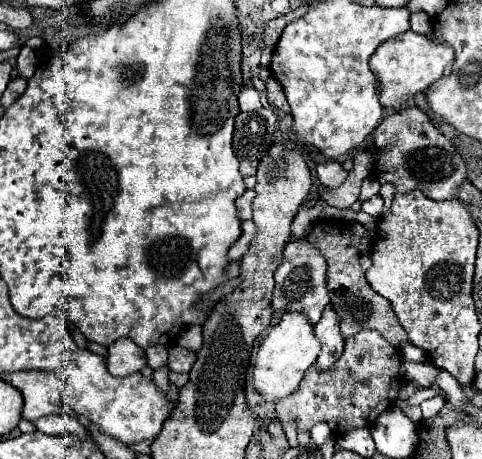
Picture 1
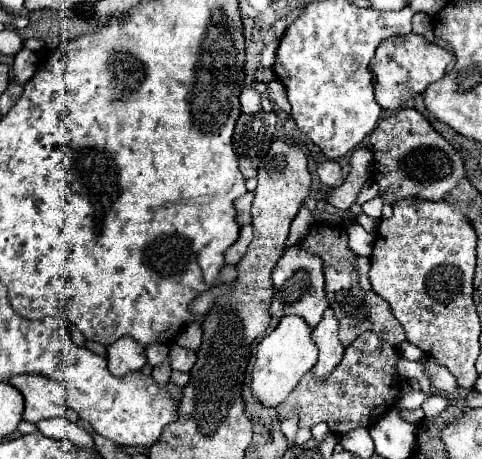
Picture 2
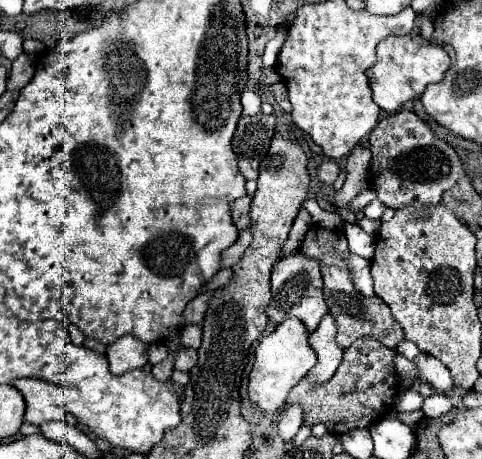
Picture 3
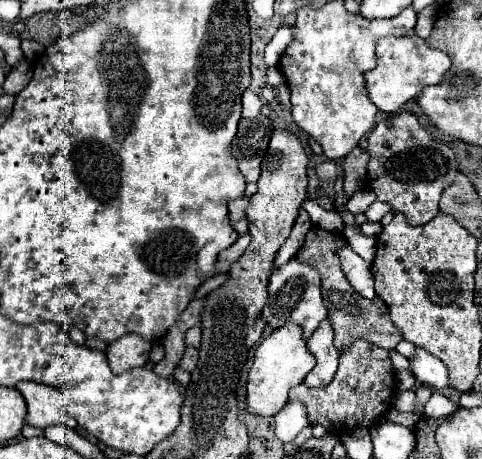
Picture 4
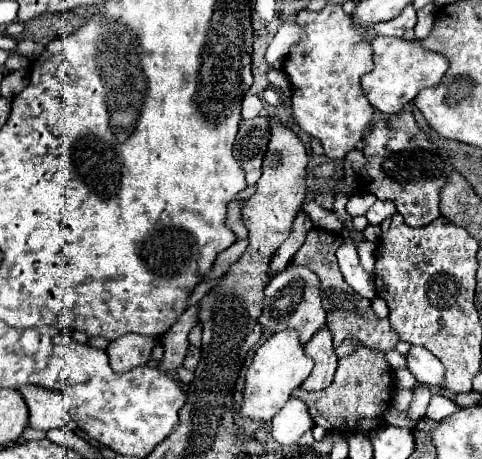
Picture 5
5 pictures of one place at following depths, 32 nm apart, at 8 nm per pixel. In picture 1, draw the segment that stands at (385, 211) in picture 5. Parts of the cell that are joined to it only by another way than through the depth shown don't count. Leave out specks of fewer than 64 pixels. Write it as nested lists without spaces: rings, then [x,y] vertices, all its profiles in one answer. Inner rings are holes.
[[[372,196],[370,200],[366,200],[366,202],[362,202],[362,210],[364,212],[368,212],[370,216],[374,216],[374,218],[380,218],[382,216],[382,206],[384,206],[384,202],[382,202],[382,196]]]

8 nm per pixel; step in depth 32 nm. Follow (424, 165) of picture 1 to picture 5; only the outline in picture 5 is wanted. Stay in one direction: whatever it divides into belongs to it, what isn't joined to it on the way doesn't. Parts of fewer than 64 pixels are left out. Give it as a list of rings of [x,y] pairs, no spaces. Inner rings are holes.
[[[400,112],[378,120],[372,130],[366,132],[364,144],[362,152],[366,154],[368,164],[360,174],[362,188],[376,194],[378,200],[392,200],[410,226],[432,222],[440,214],[440,190],[454,174],[448,150],[430,142],[418,128],[412,112]]]

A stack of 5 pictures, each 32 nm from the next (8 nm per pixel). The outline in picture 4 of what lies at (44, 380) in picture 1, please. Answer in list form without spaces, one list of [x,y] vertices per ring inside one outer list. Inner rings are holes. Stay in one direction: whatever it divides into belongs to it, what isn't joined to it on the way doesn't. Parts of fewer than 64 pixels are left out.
[[[18,382],[16,388],[22,392],[28,414],[26,422],[36,428],[46,428],[50,424],[66,422],[66,408],[68,408],[68,392],[64,388],[52,388],[38,382]]]

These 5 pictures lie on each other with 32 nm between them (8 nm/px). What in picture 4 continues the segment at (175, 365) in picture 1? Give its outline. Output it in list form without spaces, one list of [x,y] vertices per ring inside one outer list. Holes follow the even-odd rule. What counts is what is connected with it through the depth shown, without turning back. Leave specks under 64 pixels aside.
[[[188,346],[188,348],[184,350],[184,354],[182,354],[182,360],[178,362],[178,368],[190,372],[190,370],[196,366],[196,362],[198,362],[198,350],[192,348],[192,346]]]

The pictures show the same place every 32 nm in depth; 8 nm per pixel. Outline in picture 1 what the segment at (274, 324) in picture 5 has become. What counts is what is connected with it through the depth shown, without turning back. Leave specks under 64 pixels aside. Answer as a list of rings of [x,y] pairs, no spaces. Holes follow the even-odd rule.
[[[308,238],[290,240],[286,244],[286,260],[280,264],[280,268],[274,274],[274,280],[276,280],[274,298],[272,298],[274,312],[278,314],[290,312],[290,310],[306,312],[308,320],[316,324],[322,316],[324,306],[330,302],[328,286],[326,286],[326,270],[328,270],[326,258],[320,254],[320,250],[312,242],[308,242]]]

